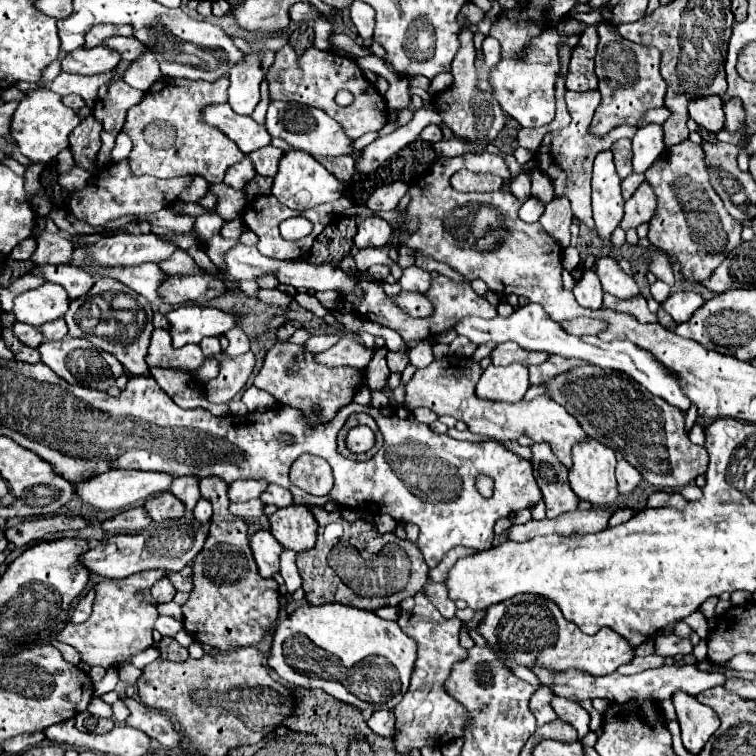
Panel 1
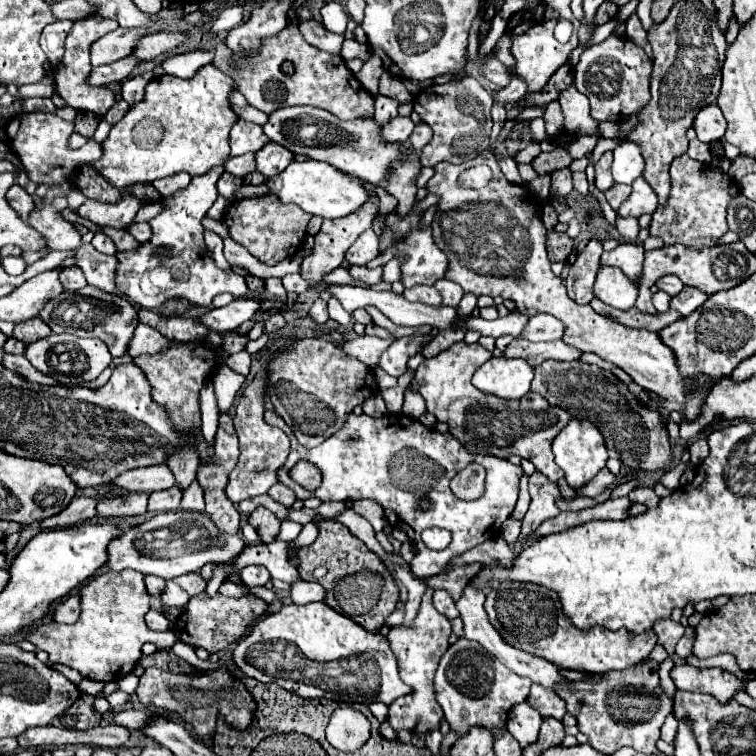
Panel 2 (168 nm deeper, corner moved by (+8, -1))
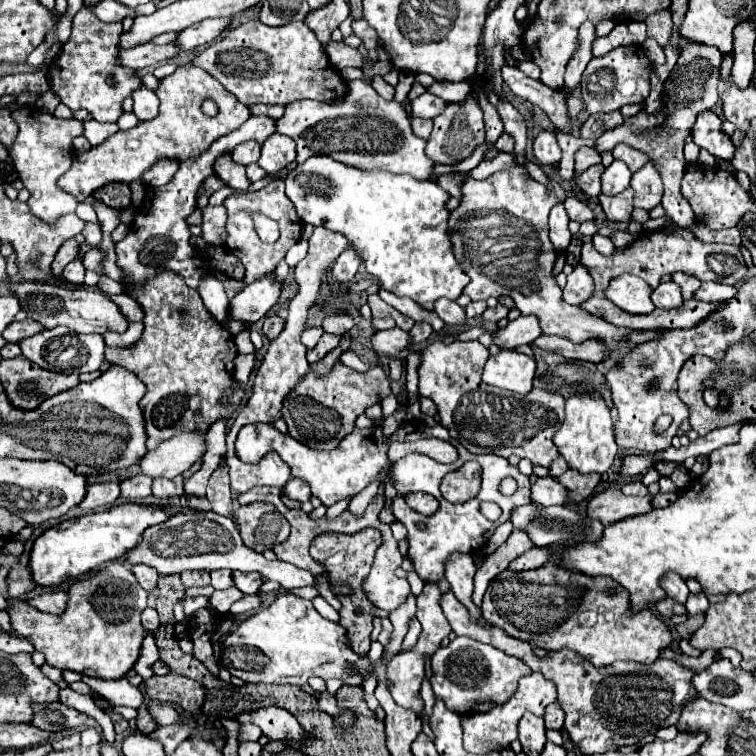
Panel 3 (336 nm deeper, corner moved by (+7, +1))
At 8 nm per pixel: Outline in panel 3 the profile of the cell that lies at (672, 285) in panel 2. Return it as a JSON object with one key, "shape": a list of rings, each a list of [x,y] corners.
{"shape":[[[675,273],[675,275],[673,275],[673,281],[681,287],[681,291],[683,291],[683,299],[693,299],[695,291],[697,291],[699,285],[701,285],[699,279],[695,279],[695,277],[687,275],[687,273]]]}

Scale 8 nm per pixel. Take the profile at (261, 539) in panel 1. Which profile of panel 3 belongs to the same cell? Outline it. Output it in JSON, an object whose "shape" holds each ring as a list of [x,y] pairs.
{"shape":[[[233,573],[233,581],[235,587],[243,593],[259,593],[259,587],[263,583],[259,573]]]}

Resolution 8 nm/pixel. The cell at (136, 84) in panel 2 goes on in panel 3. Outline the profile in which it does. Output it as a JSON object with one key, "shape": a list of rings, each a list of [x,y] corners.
{"shape":[[[81,9],[73,17],[73,33],[69,41],[63,45],[61,55],[49,69],[51,87],[61,99],[61,103],[67,105],[71,111],[87,109],[101,123],[117,123],[117,119],[123,113],[123,99],[131,97],[131,93],[137,89],[133,95],[135,115],[139,117],[139,121],[153,119],[159,111],[159,99],[155,97],[153,91],[143,87],[143,81],[141,77],[137,77],[135,69],[119,65],[119,35],[121,35],[119,23],[103,23],[95,17],[95,13]]]}

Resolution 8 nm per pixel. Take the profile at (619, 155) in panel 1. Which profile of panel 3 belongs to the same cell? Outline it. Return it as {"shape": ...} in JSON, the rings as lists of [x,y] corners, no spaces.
{"shape":[[[595,165],[595,167],[589,167],[589,169],[585,169],[583,173],[579,173],[579,175],[575,175],[573,179],[575,179],[575,183],[577,183],[577,187],[585,193],[585,195],[589,195],[589,197],[599,197],[599,193],[601,193],[601,173],[603,173],[603,165]]]}

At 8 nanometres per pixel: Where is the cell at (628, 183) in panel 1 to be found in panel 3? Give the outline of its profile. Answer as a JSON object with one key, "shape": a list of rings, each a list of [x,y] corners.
{"shape":[[[625,189],[619,195],[613,197],[599,197],[599,203],[607,215],[607,219],[621,223],[621,221],[629,221],[631,219],[631,211],[633,211],[633,189]]]}

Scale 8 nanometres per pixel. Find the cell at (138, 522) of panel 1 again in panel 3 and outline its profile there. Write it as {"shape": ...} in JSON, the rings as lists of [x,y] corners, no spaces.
{"shape":[[[137,473],[129,479],[125,479],[121,483],[121,497],[127,497],[127,499],[145,499],[151,495],[151,477],[143,475],[143,473]]]}

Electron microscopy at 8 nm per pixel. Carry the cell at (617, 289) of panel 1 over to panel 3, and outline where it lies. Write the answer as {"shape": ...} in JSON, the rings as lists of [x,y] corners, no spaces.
{"shape":[[[621,275],[613,279],[611,285],[605,289],[605,297],[627,313],[645,315],[655,309],[651,301],[651,291],[653,289],[641,277]]]}

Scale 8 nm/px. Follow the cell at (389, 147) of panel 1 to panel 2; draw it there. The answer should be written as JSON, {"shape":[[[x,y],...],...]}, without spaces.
{"shape":[[[394,117],[390,123],[382,127],[382,141],[384,143],[406,143],[414,123],[410,117]]]}

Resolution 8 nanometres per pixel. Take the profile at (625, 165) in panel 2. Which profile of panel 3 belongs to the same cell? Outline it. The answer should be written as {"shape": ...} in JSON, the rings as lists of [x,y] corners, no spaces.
{"shape":[[[613,161],[601,175],[601,193],[617,195],[629,187],[631,171],[623,161]]]}

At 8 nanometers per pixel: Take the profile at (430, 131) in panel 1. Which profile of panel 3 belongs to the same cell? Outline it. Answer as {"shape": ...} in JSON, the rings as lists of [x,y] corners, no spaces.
{"shape":[[[413,117],[411,125],[413,125],[413,133],[415,135],[419,135],[421,139],[429,139],[429,133],[433,129],[433,121],[431,119],[417,119],[417,117]]]}

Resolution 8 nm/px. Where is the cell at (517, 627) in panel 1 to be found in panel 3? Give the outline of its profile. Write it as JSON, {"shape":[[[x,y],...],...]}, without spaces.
{"shape":[[[547,563],[533,571],[515,573],[505,569],[499,573],[499,577],[495,577],[485,591],[481,613],[489,623],[501,627],[511,637],[519,637],[521,641],[547,651],[559,651],[565,647],[573,649],[595,667],[613,665],[615,661],[651,663],[661,657],[663,649],[671,649],[673,643],[669,627],[651,609],[631,611],[629,593],[617,581],[611,581],[611,577],[589,577],[573,569],[563,569],[555,563]]]}

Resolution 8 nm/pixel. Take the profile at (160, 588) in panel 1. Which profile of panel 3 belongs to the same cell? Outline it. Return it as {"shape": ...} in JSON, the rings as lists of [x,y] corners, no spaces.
{"shape":[[[135,565],[133,567],[133,575],[137,577],[139,585],[145,589],[145,591],[153,591],[157,587],[157,579],[159,579],[159,573],[155,573],[155,569],[147,567],[147,565]]]}

